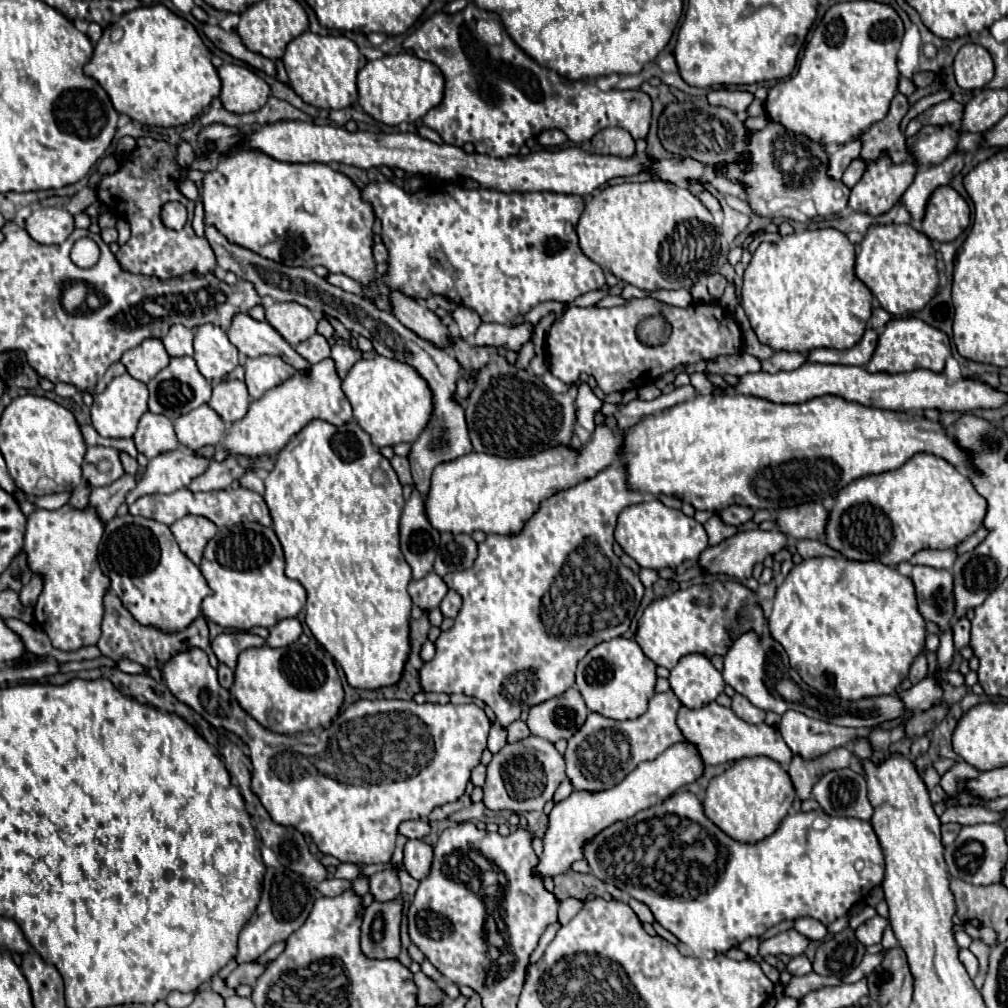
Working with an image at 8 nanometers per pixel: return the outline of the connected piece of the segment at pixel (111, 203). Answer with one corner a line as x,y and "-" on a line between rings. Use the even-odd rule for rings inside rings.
139,138
135,152
119,168
119,172
113,176
103,176
97,186
99,202
103,202
107,208
113,208
113,212
121,214
131,226
131,238
115,254
121,268
131,274
171,280
189,272
217,272
215,252
211,250
209,242
205,238
197,238
197,234
191,228
195,204
179,192
179,180
175,174
179,174
179,166
175,162
175,146
151,138
-
167,202
181,202
189,212
187,224
179,232
169,230
161,222
161,210

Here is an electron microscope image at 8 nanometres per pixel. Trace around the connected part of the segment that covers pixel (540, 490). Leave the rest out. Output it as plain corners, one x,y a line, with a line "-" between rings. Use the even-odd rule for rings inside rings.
597,424
591,440
581,450
575,450
571,444
559,444
527,458
501,458
479,452
465,454
433,470
431,492
425,500
427,518
439,532
471,534
481,530
501,536
519,534
547,498
583,480
595,478
601,470
623,458
623,446
623,426

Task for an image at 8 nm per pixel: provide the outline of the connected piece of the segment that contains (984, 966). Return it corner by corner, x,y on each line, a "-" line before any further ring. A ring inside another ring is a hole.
973,940
971,942
971,946
969,946
969,950
977,956
977,960
979,961
979,974
976,977
976,988
978,990
981,990
982,984
985,980
985,975
988,970
988,960
989,960
989,954
990,954
990,947
983,942
983,940

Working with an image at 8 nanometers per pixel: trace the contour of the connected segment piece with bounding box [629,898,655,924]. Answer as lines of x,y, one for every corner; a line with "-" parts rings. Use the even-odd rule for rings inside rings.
631,898
629,900
629,906
633,908
633,912
643,920
643,922
647,922
647,924
653,924
655,922
655,918
653,918
653,914
651,914
651,910
643,904
643,902
639,902
639,900
635,900
635,898

